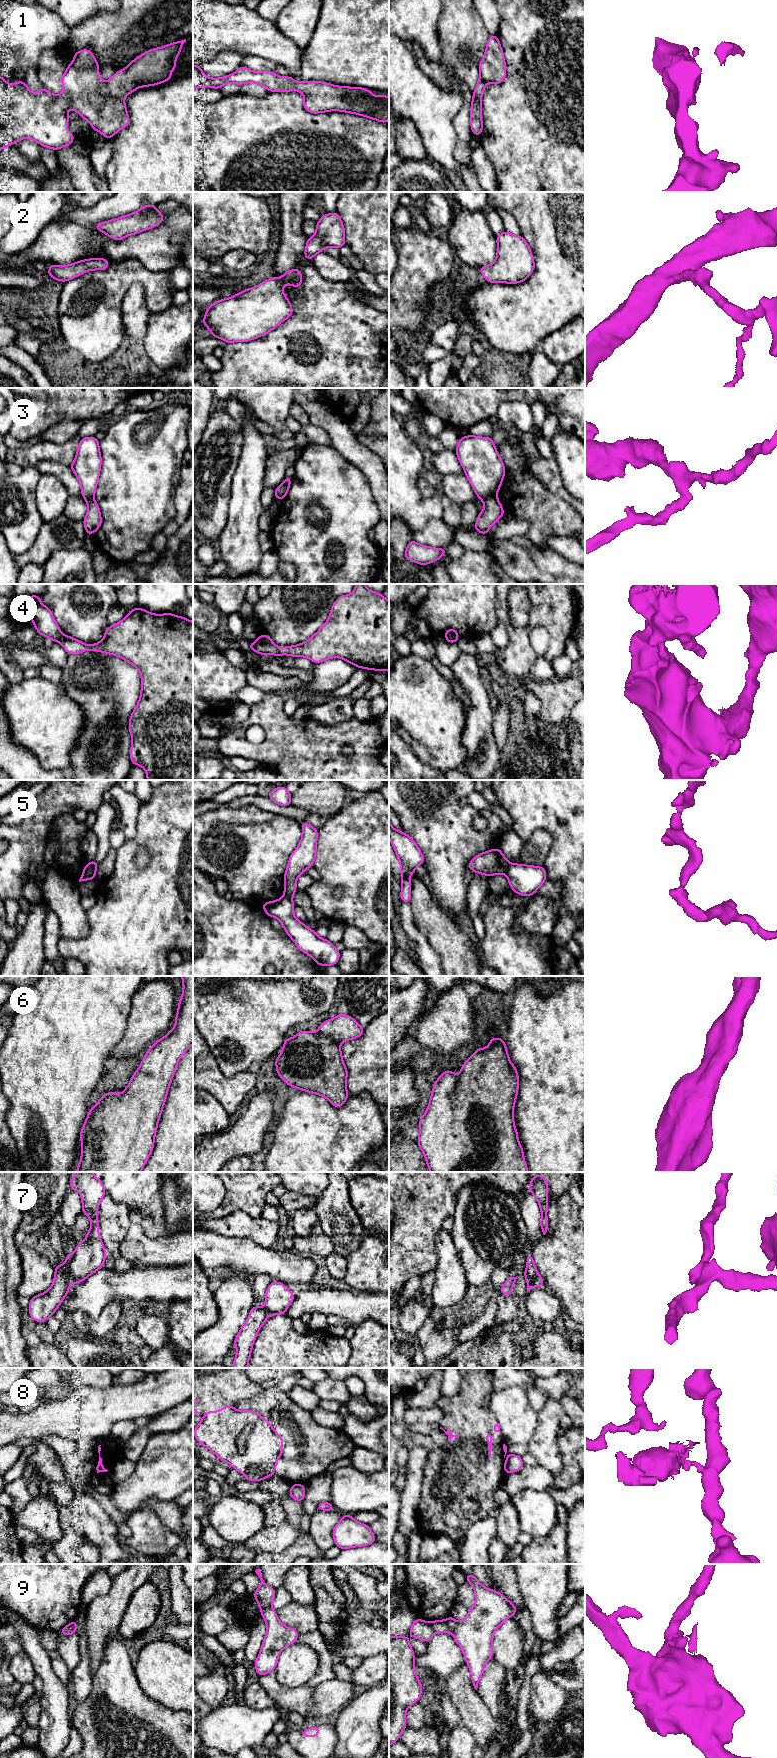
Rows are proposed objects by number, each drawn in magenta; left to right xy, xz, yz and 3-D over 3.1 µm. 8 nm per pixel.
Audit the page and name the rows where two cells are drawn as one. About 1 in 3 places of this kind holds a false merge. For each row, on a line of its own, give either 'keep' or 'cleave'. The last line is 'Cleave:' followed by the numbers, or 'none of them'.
1: keep
2: keep
3: cleave
4: cleave
5: cleave
6: keep
7: cleave
8: cleave
9: cleave
Cleave: 3, 4, 5, 7, 8, 9

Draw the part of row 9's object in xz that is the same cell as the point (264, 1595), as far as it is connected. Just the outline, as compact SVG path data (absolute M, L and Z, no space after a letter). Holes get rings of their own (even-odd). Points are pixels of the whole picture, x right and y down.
M260 1566L256 1567L252 1572L258 1575L261 1580L261 1584L253 1593L253 1596L255 1597L260 1610L263 1611L271 1607L271 1604L275 1597L276 1590L265 1584L262 1578Z

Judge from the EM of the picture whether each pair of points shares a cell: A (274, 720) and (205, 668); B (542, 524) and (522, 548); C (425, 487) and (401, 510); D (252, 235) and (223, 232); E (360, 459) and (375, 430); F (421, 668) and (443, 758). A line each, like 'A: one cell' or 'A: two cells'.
A: two cells
B: two cells
C: two cells
D: one cell
E: two cells
F: one cell

